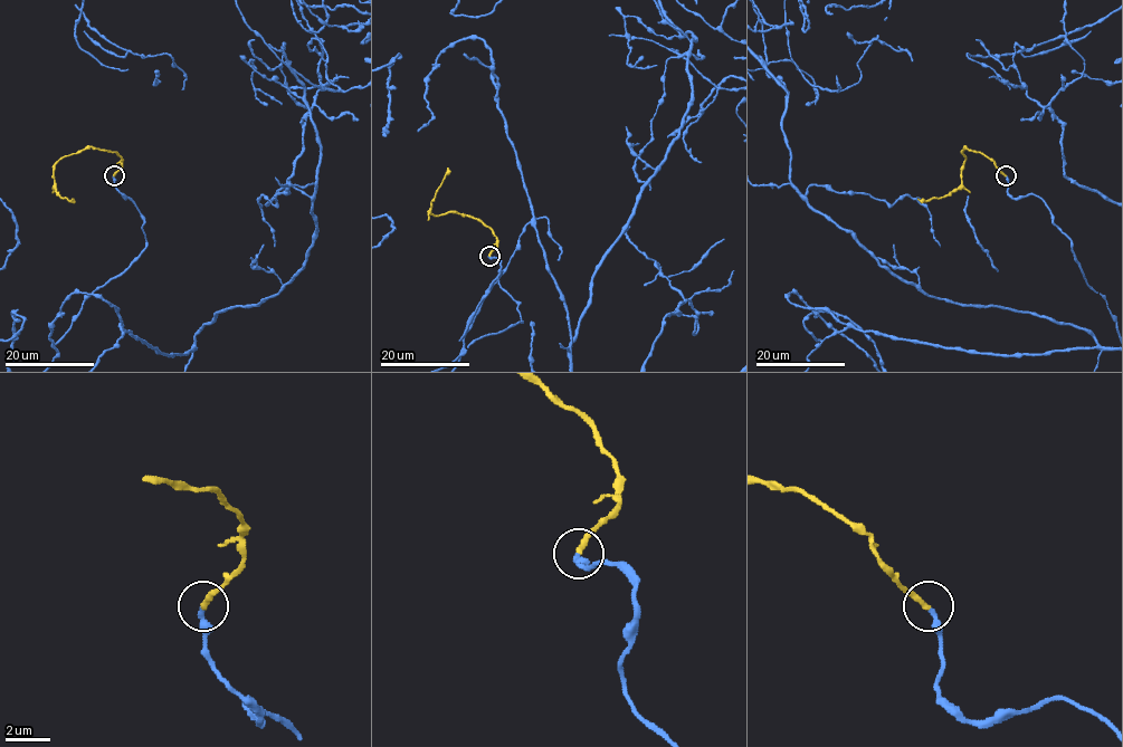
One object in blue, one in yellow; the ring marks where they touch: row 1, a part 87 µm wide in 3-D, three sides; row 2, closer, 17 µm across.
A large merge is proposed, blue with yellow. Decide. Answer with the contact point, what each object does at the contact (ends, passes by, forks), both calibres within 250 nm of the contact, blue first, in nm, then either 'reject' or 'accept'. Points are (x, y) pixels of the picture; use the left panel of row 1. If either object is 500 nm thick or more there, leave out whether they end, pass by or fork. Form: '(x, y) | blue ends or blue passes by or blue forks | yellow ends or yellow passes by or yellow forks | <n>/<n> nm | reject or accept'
(114, 175) | blue ends | yellow ends | 240/260 nm | accept

